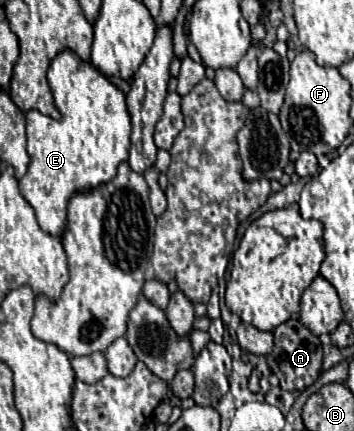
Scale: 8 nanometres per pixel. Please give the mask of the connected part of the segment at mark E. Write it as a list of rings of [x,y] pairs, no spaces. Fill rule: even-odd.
[[[65,50],[57,54],[47,72],[49,86],[61,120],[29,110],[27,116],[27,152],[31,156],[27,174],[19,180],[23,198],[33,206],[43,232],[63,236],[67,232],[67,204],[77,192],[87,192],[107,184],[117,174],[117,166],[129,158],[131,118],[125,94],[107,80],[89,62]]]

